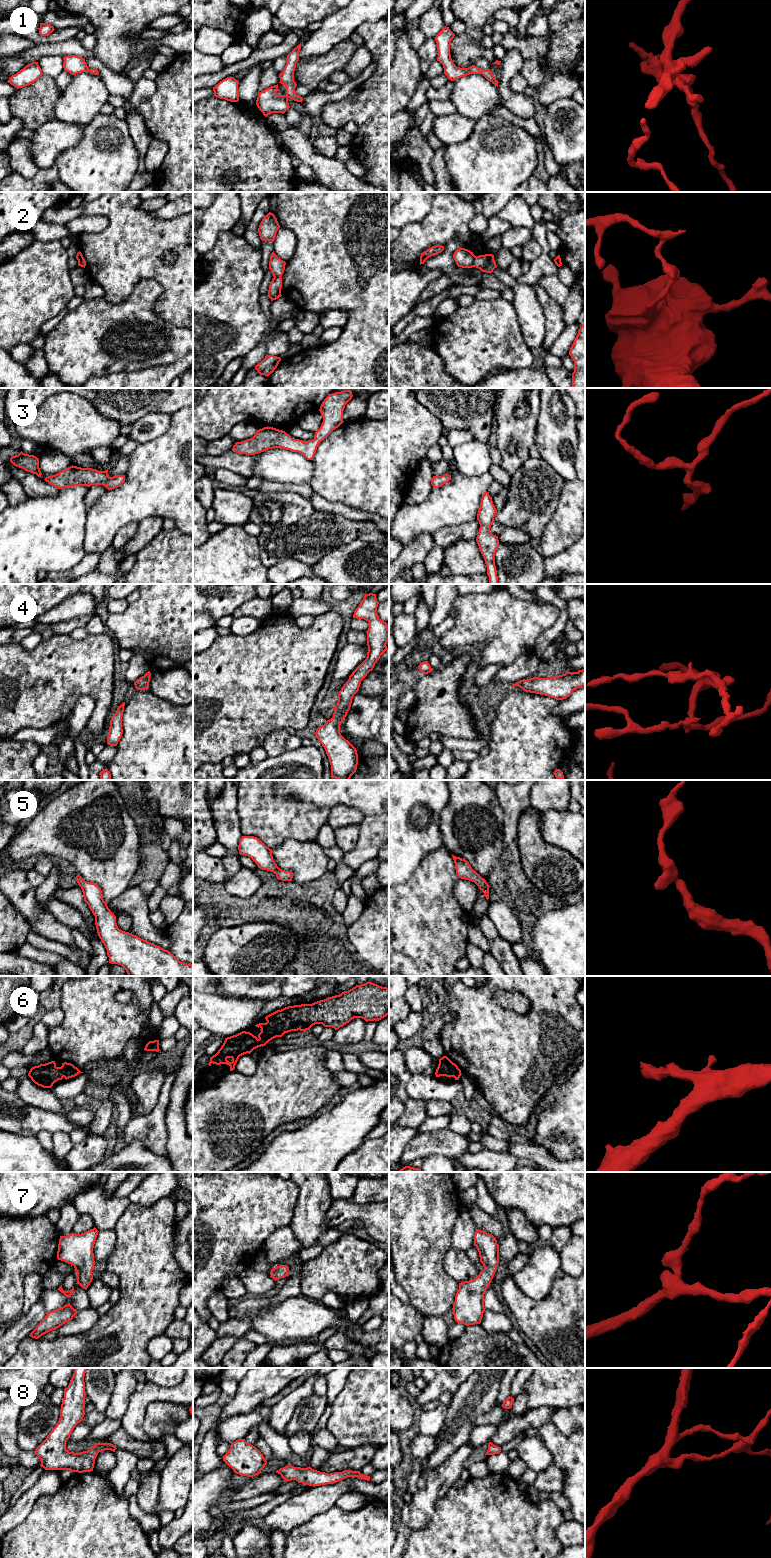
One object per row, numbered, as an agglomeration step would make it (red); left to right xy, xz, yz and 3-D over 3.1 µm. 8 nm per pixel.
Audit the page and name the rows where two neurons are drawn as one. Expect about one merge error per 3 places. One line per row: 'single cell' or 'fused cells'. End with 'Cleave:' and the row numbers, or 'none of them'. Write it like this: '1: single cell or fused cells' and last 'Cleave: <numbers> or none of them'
1: single cell
2: fused cells
3: single cell
4: single cell
5: single cell
6: single cell
7: single cell
8: single cell
Cleave: 2

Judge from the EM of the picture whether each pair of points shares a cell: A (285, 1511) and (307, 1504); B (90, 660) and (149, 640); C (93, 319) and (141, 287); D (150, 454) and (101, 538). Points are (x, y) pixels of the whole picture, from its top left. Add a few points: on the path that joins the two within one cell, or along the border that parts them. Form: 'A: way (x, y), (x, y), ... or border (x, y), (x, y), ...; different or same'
A: way (290, 1511), (295, 1511), (302, 1507); same
B: border (107, 631), (116, 642); different
C: way (106, 319), (114, 319), (133, 300); same
D: way (150, 475), (110, 517); same

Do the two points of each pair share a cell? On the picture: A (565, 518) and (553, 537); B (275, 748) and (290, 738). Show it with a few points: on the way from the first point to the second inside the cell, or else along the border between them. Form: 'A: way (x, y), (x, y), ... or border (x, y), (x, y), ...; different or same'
A: way (565, 523), (558, 532); same
B: way (279, 744), (282, 741), (286, 741); same

